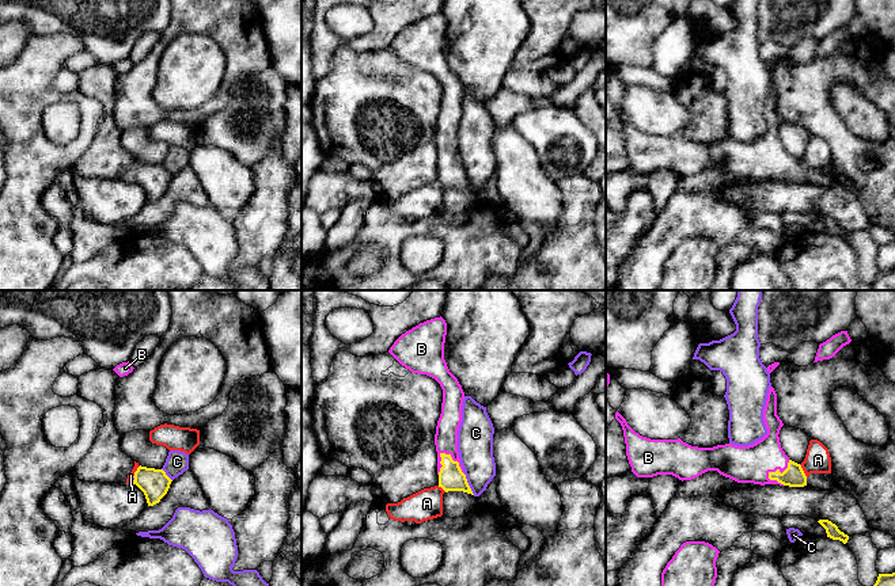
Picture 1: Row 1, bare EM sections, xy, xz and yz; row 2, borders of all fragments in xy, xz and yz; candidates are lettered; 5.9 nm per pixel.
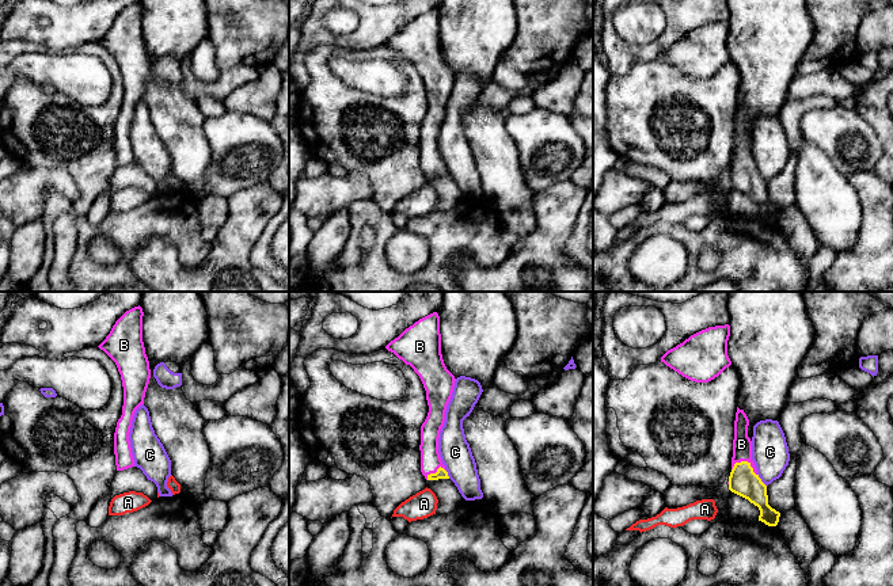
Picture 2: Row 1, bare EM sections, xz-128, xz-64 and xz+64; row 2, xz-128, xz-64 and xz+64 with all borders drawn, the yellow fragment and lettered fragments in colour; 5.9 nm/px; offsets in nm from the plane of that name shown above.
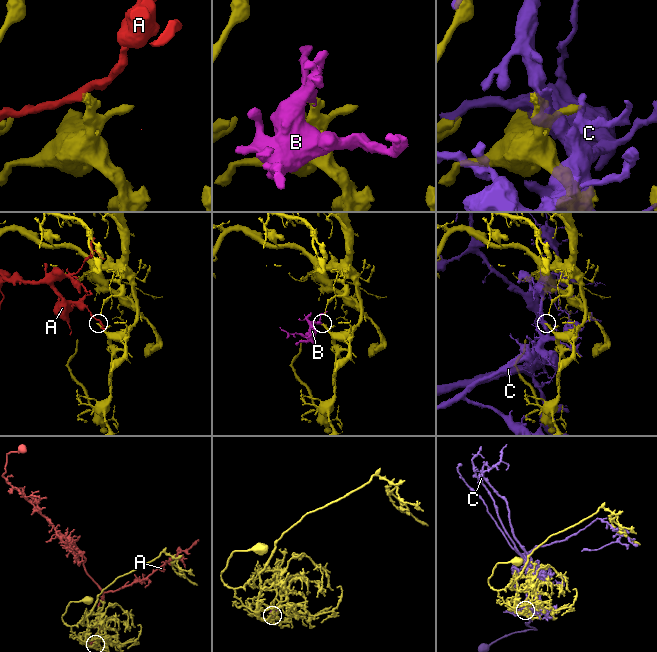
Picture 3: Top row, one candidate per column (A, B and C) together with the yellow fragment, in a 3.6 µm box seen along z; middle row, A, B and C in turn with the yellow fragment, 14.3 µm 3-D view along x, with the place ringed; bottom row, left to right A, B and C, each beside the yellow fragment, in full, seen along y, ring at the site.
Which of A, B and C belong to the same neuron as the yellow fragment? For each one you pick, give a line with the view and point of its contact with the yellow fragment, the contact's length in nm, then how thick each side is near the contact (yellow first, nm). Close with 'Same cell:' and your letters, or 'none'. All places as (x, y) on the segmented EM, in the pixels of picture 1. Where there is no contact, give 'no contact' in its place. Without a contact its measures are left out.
B: meets yellow in xz at (452, 460); contact 200 nm long; 150 nm thick on the yellow side, 140 nm on the other
Same cell: B

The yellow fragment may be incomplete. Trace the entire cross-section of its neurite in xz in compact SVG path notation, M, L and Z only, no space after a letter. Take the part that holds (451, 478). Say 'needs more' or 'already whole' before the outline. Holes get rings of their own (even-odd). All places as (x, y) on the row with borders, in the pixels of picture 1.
needs more | M435 317L402 334L388 353L412 373L426 374L440 384L443 403L435 434L439 487L445 492L463 491L474 495L458 452L464 392L444 359L445 335L445 320Z

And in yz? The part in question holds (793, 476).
needs more | M773 387L769 388L766 406L763 410L763 421L767 434L762 440L748 446L725 444L713 448L698 448L683 442L680 438L651 440L636 433L618 411L615 412L615 419L622 426L626 444L626 456L632 467L632 472L637 477L672 475L683 482L695 479L708 471L717 471L720 475L737 483L754 483L761 486L780 484L789 487L807 486L807 476L801 465L792 461L781 448L778 434L784 423L777 415L777 393Z

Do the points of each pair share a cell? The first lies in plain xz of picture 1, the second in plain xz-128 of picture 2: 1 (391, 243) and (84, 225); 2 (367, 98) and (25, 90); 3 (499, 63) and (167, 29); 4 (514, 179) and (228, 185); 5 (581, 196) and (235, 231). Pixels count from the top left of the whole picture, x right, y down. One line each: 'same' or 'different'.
1: same
2: same
3: same
4: different
5: same

